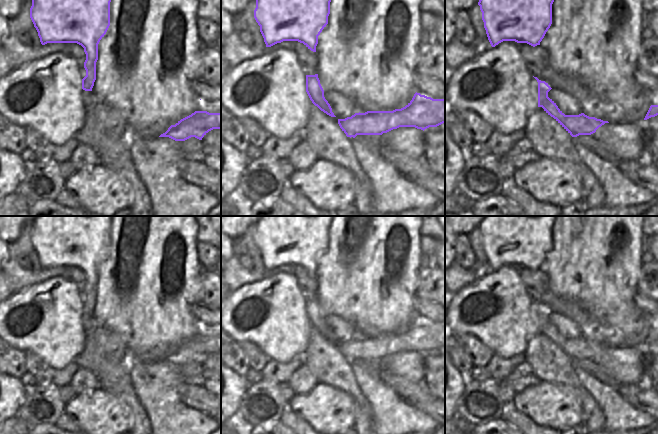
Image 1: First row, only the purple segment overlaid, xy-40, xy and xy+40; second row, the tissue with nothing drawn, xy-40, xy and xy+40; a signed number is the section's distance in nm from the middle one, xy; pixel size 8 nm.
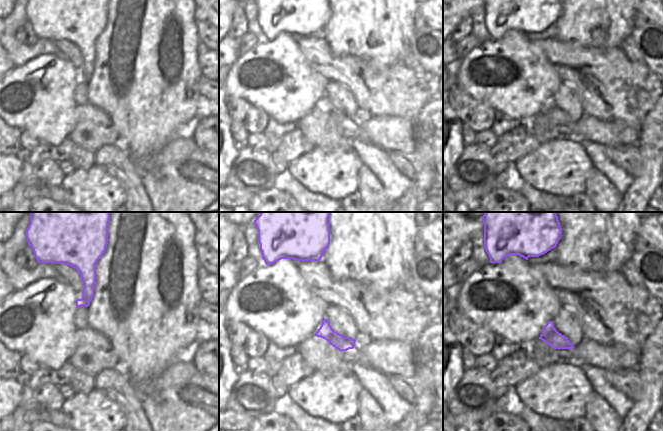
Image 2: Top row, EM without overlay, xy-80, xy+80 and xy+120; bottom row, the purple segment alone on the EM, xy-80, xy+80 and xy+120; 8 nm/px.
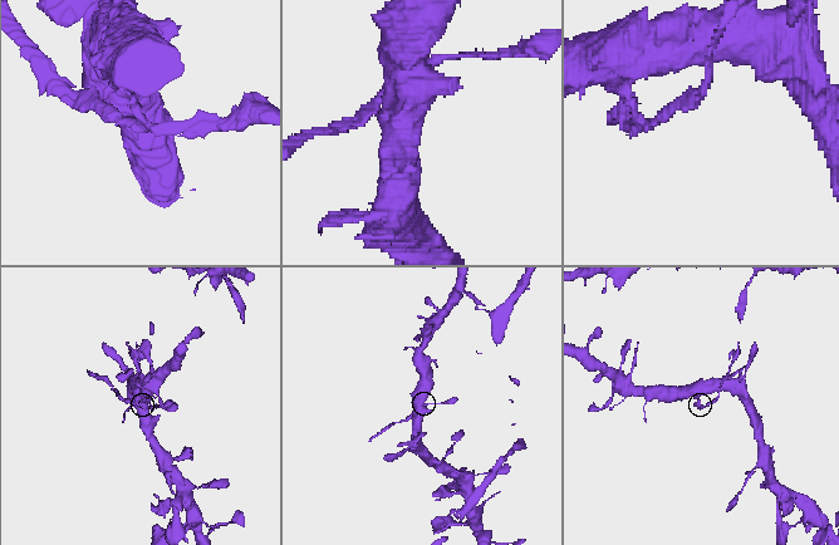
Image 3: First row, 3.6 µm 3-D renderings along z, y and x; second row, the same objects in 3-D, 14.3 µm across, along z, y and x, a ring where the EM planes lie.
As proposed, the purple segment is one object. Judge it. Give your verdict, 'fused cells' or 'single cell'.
fused cells

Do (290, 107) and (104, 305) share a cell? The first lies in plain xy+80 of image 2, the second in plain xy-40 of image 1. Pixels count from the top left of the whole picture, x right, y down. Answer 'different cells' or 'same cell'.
different cells

